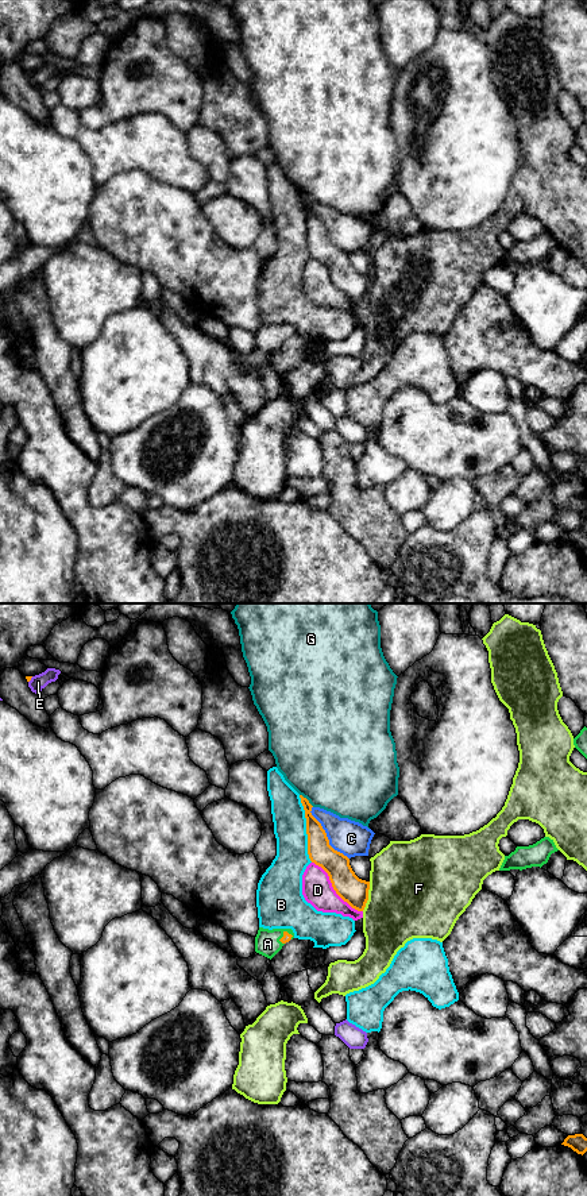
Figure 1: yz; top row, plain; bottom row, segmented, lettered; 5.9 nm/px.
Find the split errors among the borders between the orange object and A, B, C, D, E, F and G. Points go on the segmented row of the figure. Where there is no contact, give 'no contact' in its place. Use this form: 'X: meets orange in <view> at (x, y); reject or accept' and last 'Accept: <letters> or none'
A: meets orange in yz at (282, 937); accept
B: meets orange in yz at (306, 829); reject
C: meets orange in yz at (325, 834); reject
D: meets orange in yz at (333, 888); reject
E: meets orange in yz at (30, 679); reject
F: meets orange in yz at (367, 896); reject
G: meets orange in yz at (306, 799); reject
Accept: A

